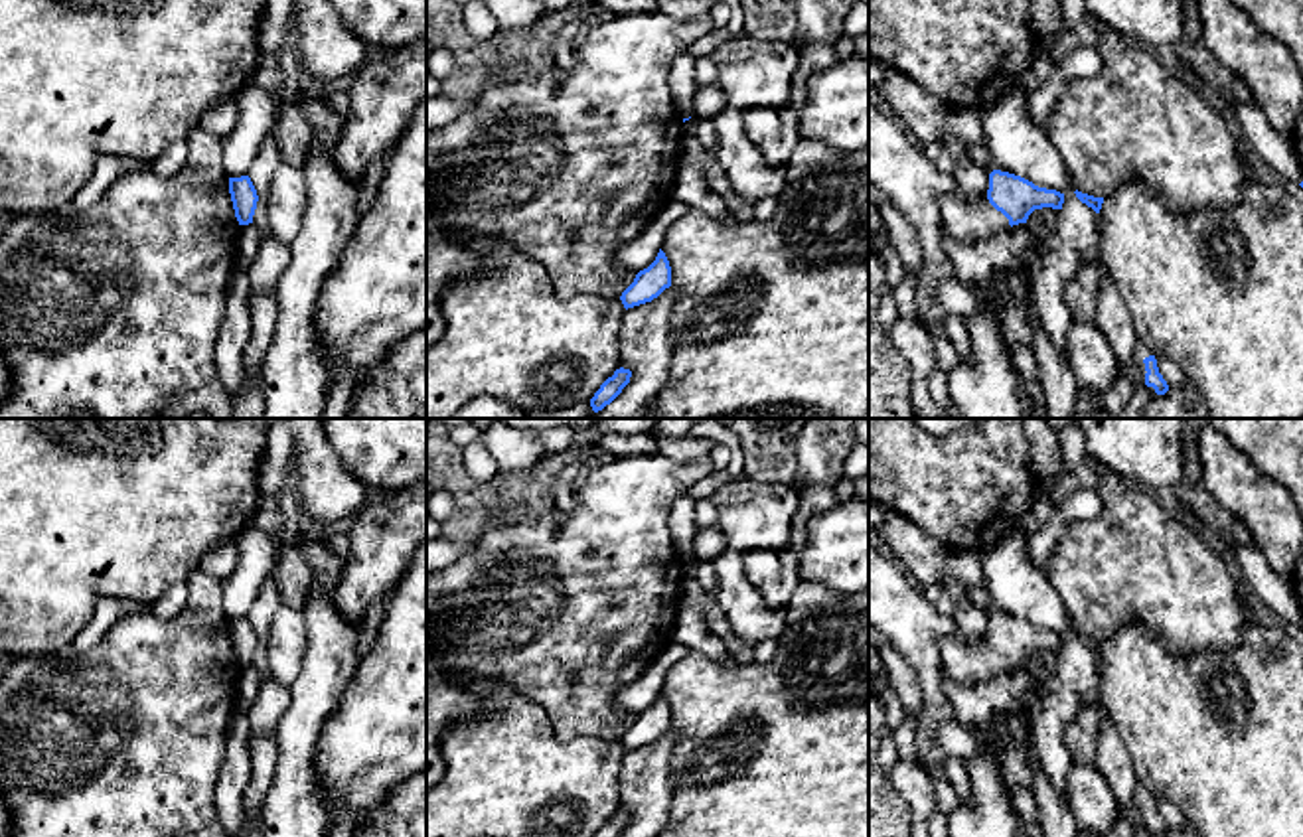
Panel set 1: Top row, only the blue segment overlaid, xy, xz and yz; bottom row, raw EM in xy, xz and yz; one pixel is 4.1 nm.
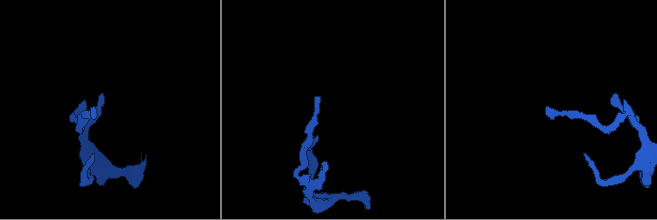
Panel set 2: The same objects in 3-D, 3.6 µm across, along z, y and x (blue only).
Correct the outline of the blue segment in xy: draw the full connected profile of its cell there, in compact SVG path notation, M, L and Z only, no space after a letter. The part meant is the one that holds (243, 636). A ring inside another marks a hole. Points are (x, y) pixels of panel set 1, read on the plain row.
M249 618L229 620L229 636L239 667L253 665L259 638L251 620Z

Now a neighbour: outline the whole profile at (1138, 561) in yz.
M1098 460L1092 464L1100 476L1096 490L1104 509L1092 521L1068 525L1044 572L1074 630L1094 640L1108 640L1137 620L1183 659L1202 649L1234 649L1252 614L1220 553L1198 527L1165 509L1145 488L1123 482Z

